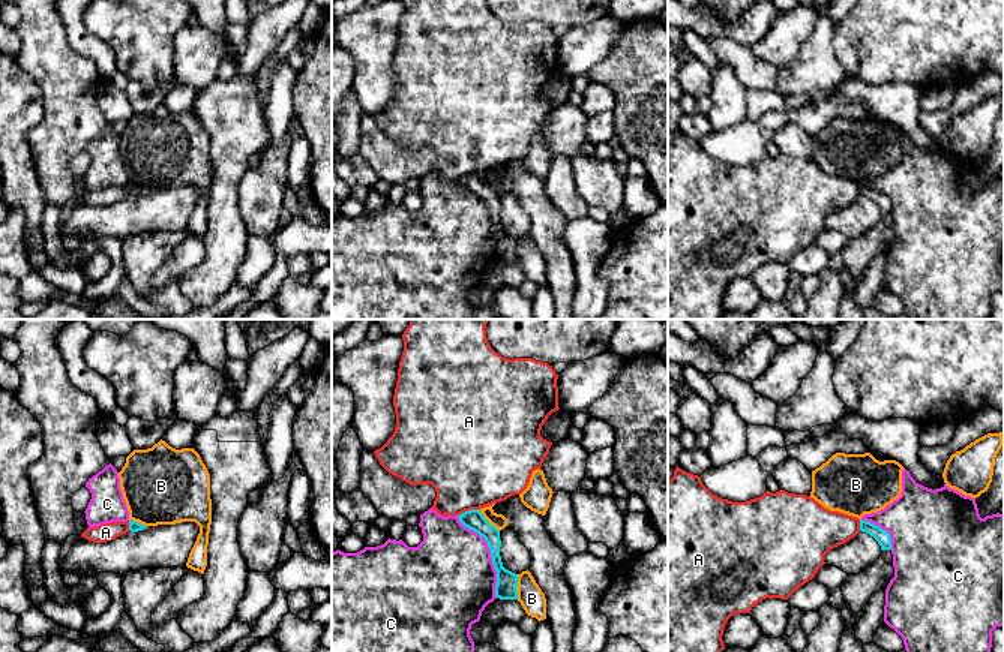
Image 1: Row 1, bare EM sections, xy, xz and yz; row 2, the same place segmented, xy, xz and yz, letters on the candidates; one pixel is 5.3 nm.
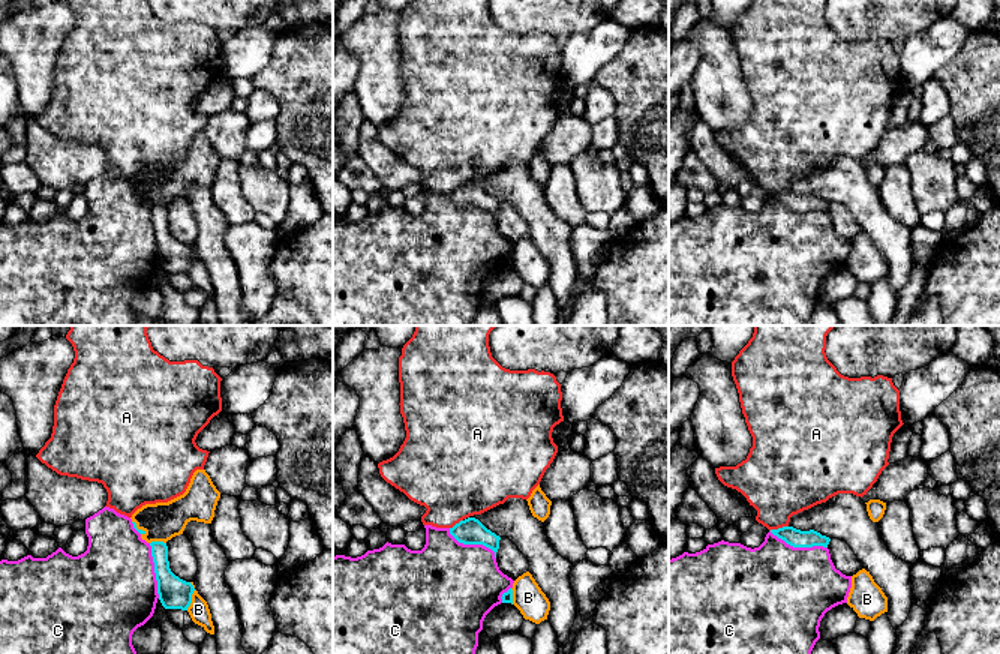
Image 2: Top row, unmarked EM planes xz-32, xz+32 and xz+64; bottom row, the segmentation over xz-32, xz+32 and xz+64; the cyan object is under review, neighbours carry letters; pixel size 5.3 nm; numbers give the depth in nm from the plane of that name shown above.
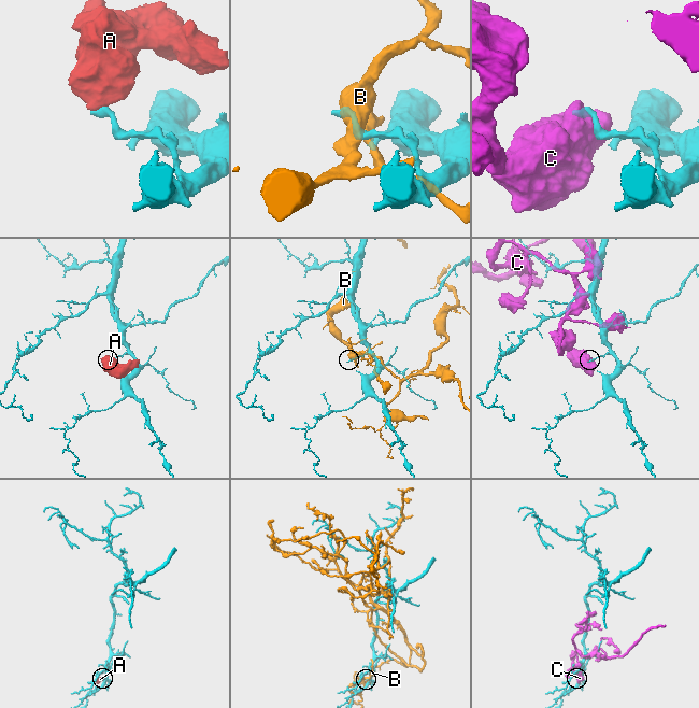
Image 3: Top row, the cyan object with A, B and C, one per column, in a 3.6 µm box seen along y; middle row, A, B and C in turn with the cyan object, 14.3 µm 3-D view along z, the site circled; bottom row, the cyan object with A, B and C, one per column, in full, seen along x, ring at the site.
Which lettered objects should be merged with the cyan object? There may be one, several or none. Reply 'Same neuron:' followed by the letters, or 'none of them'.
Same neuron: none of them

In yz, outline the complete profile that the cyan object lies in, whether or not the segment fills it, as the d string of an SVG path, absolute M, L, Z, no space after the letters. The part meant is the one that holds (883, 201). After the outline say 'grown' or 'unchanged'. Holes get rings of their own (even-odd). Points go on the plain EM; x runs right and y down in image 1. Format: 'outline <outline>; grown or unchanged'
outline M860 184L860 195L873 201L881 210L881 214L891 214L891 202L887 195L866 184Z; unchanged

